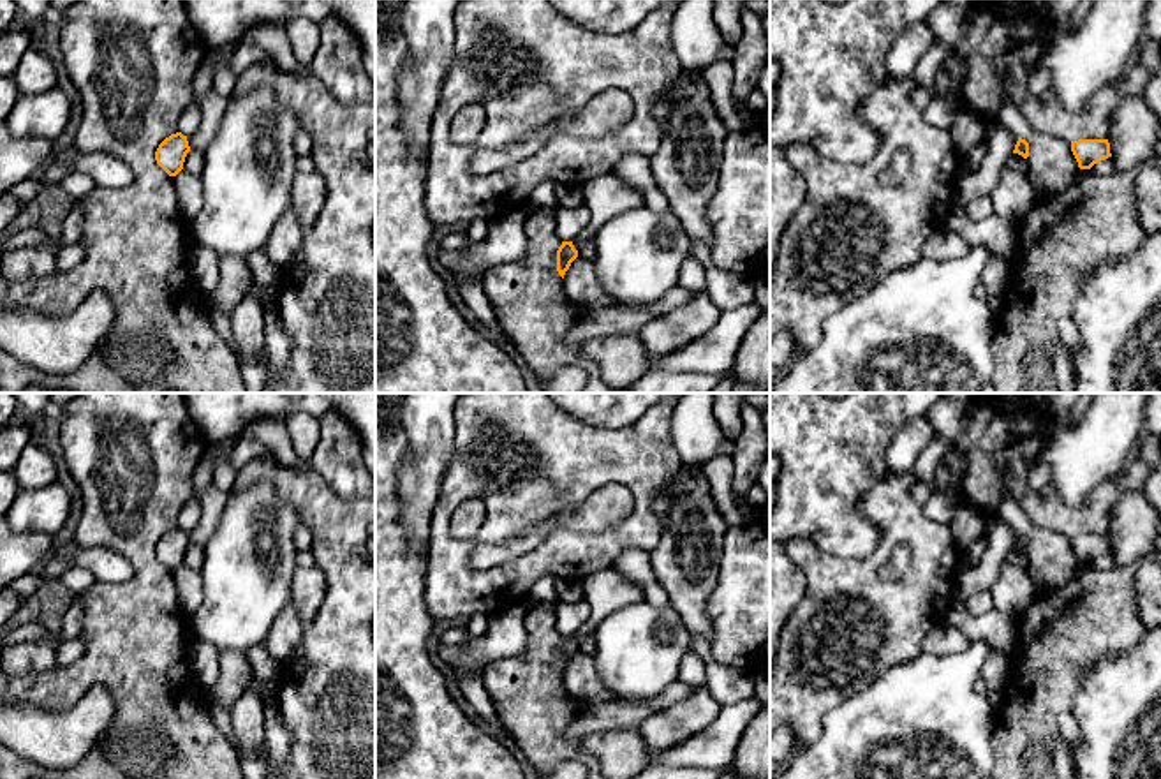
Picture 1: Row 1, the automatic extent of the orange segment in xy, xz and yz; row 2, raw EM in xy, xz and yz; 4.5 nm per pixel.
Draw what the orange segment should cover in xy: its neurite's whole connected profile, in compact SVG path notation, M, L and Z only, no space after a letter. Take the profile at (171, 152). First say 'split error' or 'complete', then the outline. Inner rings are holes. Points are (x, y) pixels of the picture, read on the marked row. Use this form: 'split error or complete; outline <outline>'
complete; outline M176 132L159 145L155 160L169 176L176 176L183 169L183 162L189 152L190 146L187 136Z

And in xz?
complete; outline M562 241L557 250L557 271L562 278L576 257L578 250L574 249L573 241Z

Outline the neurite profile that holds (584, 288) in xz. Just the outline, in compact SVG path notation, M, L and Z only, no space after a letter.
M580 256L571 263L564 275L564 291L574 305L585 308L587 312L615 303L615 298L608 294L601 284L594 261Z

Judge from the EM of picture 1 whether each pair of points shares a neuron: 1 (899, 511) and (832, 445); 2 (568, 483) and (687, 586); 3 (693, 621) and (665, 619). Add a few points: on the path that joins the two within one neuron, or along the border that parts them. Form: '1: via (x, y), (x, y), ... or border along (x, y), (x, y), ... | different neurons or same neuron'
1: border along (888, 473), (860, 499), (860, 510), (878, 527) | different neurons
2: border along (656, 513), (661, 524), (661, 538), (649, 554) | different neurons
3: border along (670, 607), (682, 621), (691, 640) | different neurons

